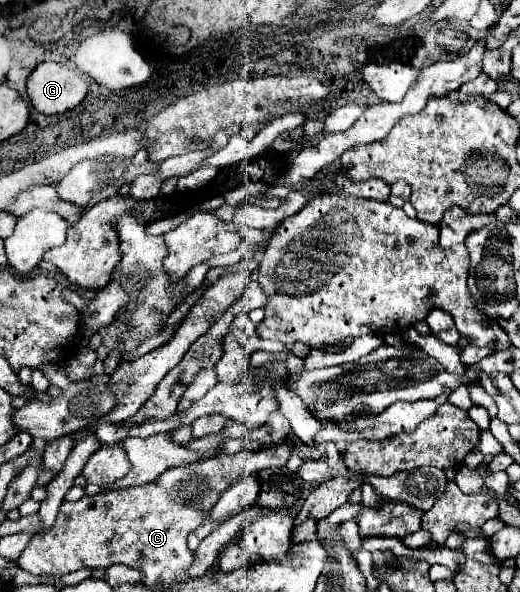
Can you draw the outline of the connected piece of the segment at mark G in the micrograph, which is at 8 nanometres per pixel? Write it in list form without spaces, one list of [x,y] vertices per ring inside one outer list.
[[[39,63],[27,79],[27,95],[33,107],[45,115],[57,115],[77,107],[87,93],[87,77],[61,63]]]

